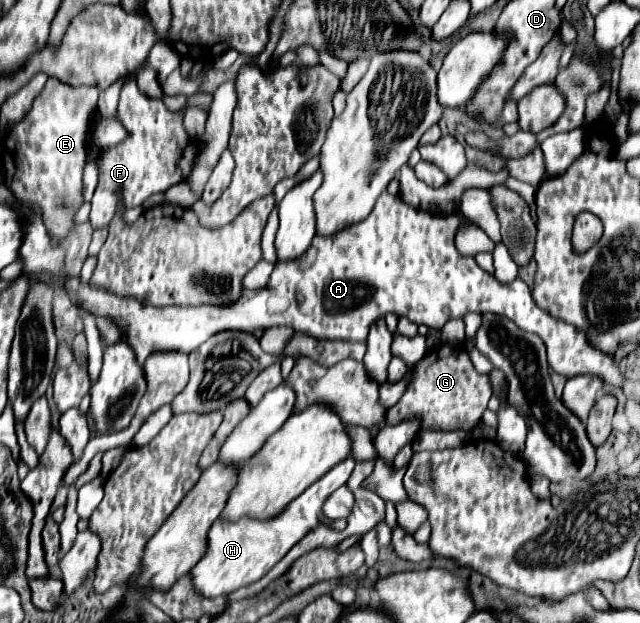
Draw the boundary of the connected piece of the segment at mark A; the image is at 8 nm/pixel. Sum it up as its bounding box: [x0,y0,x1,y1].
[16,191,624,387]

